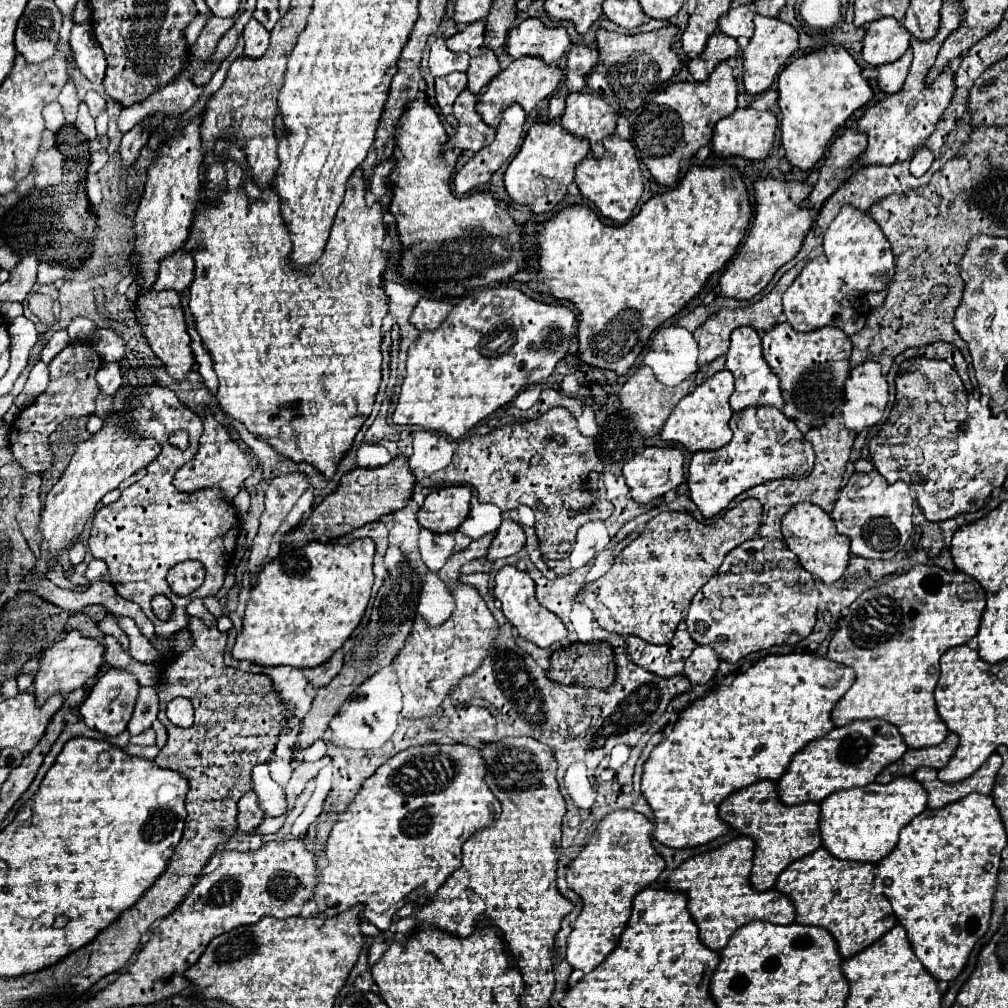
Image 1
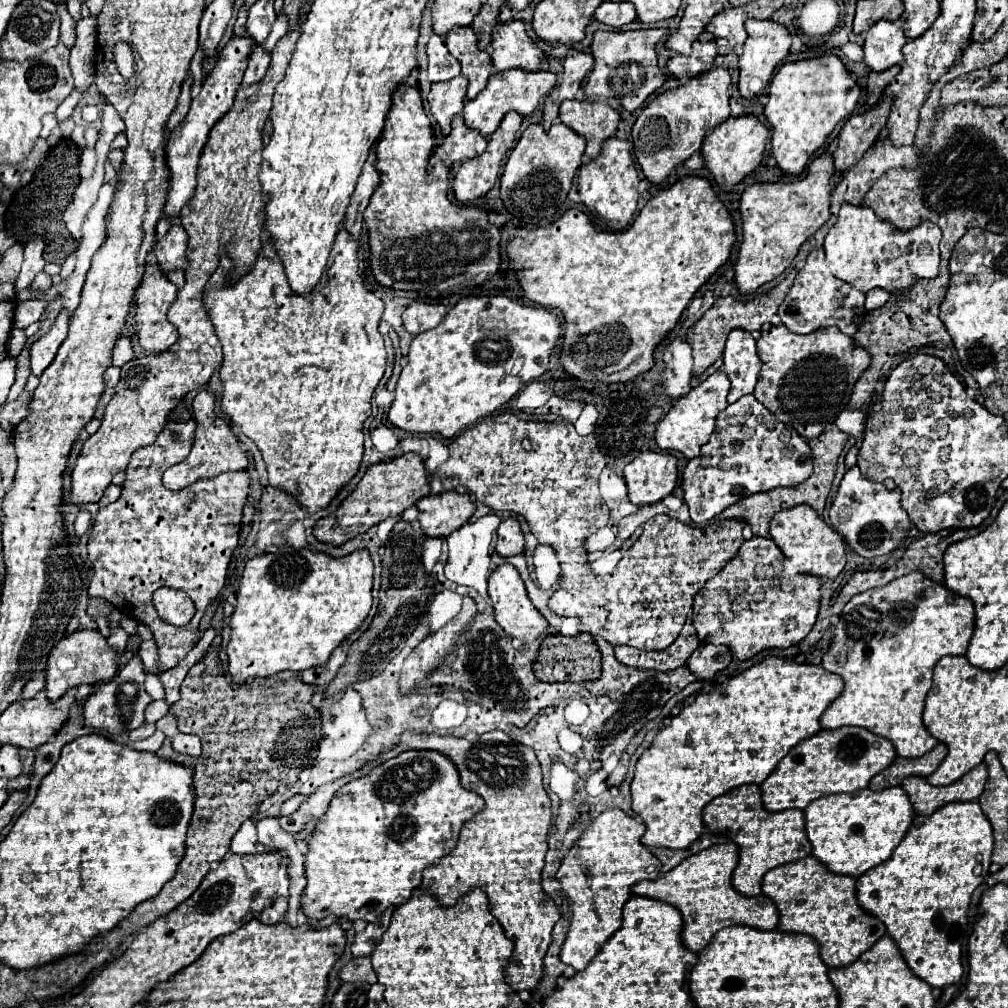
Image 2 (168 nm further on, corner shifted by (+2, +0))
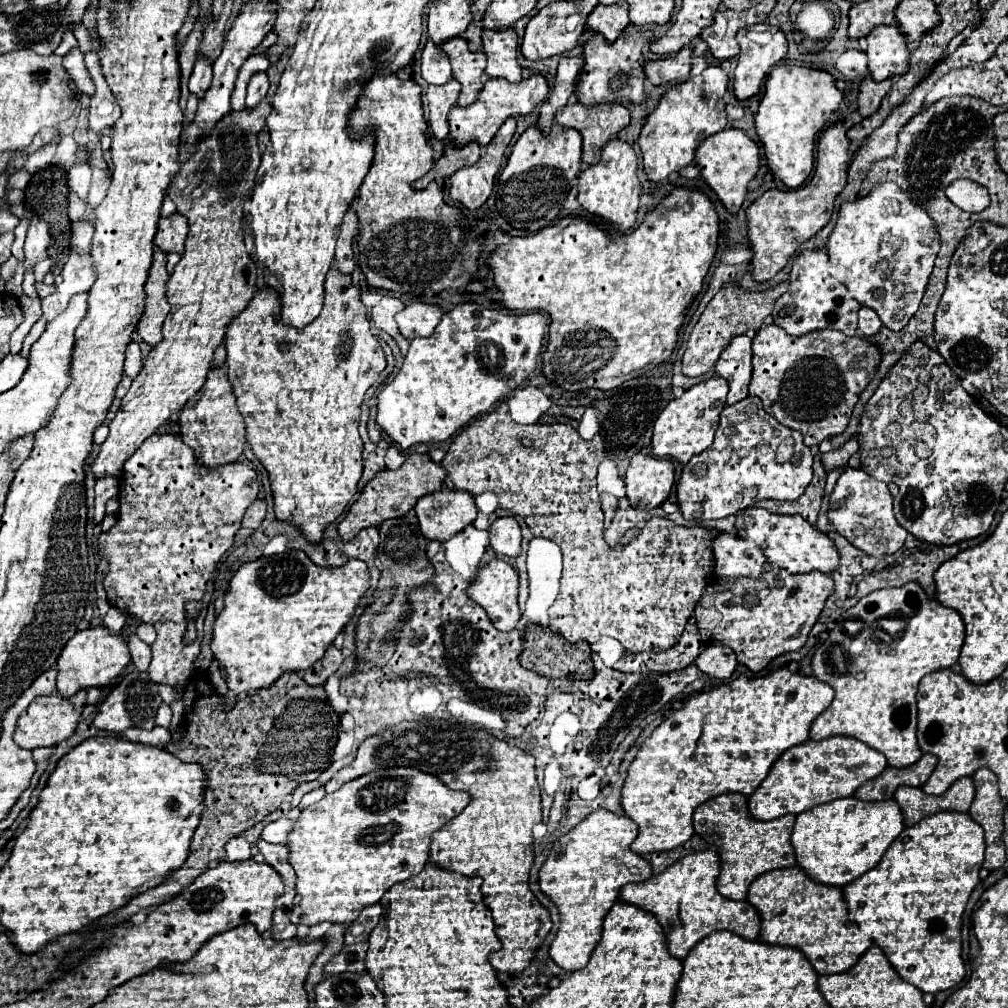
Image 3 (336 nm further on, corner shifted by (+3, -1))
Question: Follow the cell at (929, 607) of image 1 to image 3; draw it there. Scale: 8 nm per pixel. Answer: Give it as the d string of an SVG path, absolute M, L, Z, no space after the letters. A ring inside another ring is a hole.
M909 582L901 588L877 590L875 594L861 598L853 608L841 614L841 618L835 622L835 628L829 632L827 642L813 654L813 676L829 684L835 690L835 698L831 706L813 722L809 738L825 740L831 736L851 736L881 752L887 758L889 766L905 768L915 764L921 758L921 750L915 738L917 686L925 674L955 666L963 640L965 624L961 616L923 594L915 582Z

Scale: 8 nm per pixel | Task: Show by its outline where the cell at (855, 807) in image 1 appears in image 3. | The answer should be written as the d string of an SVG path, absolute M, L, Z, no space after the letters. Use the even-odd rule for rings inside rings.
M851 796L799 814L793 826L791 844L795 848L797 866L811 876L811 880L841 888L879 864L889 844L903 828L903 814L895 800L863 802Z

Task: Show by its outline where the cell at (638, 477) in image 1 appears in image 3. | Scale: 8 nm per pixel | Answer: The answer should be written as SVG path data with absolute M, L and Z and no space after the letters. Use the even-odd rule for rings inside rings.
M635 454L625 474L627 500L635 510L653 510L661 506L673 488L675 468L667 458Z

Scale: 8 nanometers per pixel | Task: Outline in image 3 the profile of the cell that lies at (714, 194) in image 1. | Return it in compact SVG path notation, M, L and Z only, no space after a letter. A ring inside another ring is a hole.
M679 188L675 192L671 192L653 212L649 212L645 216L645 220L639 224L639 228L631 230L629 234L621 234L617 238L609 238L603 230L599 230L597 226L575 218L575 216L567 216L563 220L559 220L555 226L543 228L531 236L517 236L511 238L507 244L501 244L493 250L493 254L487 258L487 264L493 272L493 280L497 290L501 292L501 304L507 310L537 310L537 312L547 312L551 316L551 324L549 324L549 344L543 352L543 374L551 384L557 384L565 390L585 390L585 388L599 388L599 390L613 390L615 386L619 386L621 382L627 380L627 374L641 370L649 364L659 366L661 362L665 362L675 344L677 344L677 334L679 328L685 320L685 310L689 308L689 304L693 302L693 298L701 292L703 288L703 280L709 272L709 266L713 262L713 256L717 252L717 238L719 238L719 218L717 212L713 208L713 202L699 190L687 190L687 188Z

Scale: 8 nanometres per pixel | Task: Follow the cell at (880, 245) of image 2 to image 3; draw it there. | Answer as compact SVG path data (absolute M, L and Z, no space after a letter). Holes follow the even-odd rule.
M885 182L871 188L871 192L855 202L841 204L837 224L827 240L829 252L829 272L841 284L847 286L849 294L861 304L875 310L889 330L901 330L911 316L917 312L919 302L929 284L929 276L939 252L939 232L937 224L929 214L917 206L897 184Z

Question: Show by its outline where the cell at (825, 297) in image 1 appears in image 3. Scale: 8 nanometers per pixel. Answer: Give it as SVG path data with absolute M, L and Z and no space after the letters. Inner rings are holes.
M825 248L803 250L793 262L789 288L775 302L771 316L775 320L775 326L783 328L791 336L803 336L807 332L821 330L821 328L835 328L847 336L855 336L857 312L861 306L859 302L847 298L853 298L849 290L829 274L829 252Z

